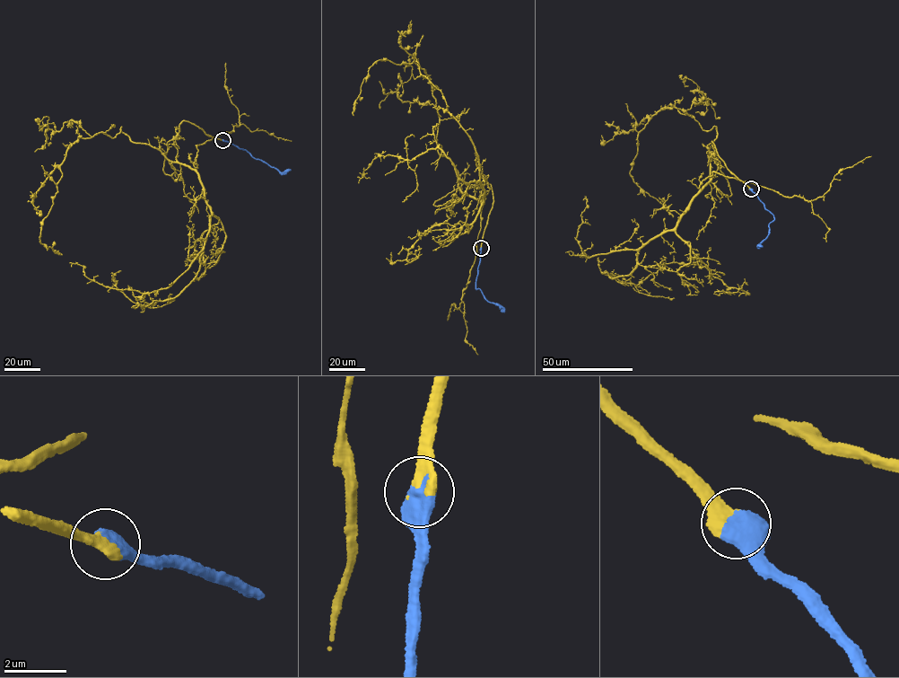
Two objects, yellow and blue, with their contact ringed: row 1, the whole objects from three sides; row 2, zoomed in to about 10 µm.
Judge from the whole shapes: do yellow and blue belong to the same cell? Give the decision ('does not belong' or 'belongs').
belongs

